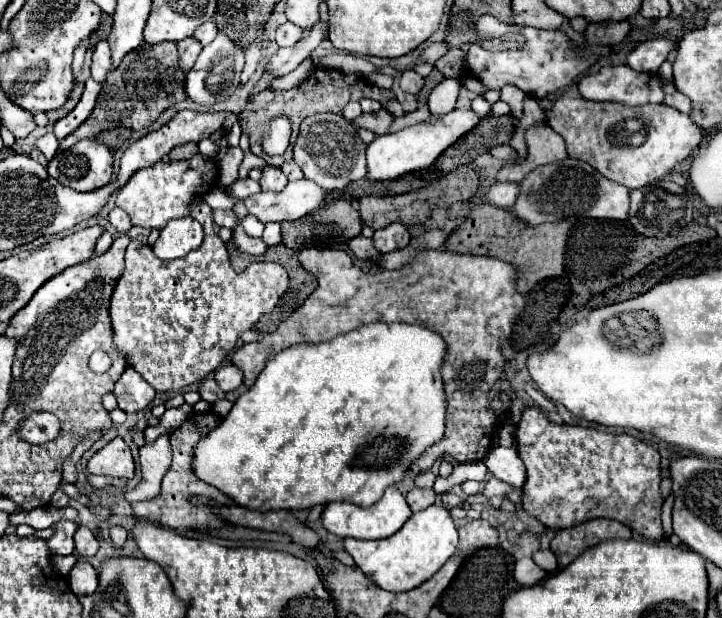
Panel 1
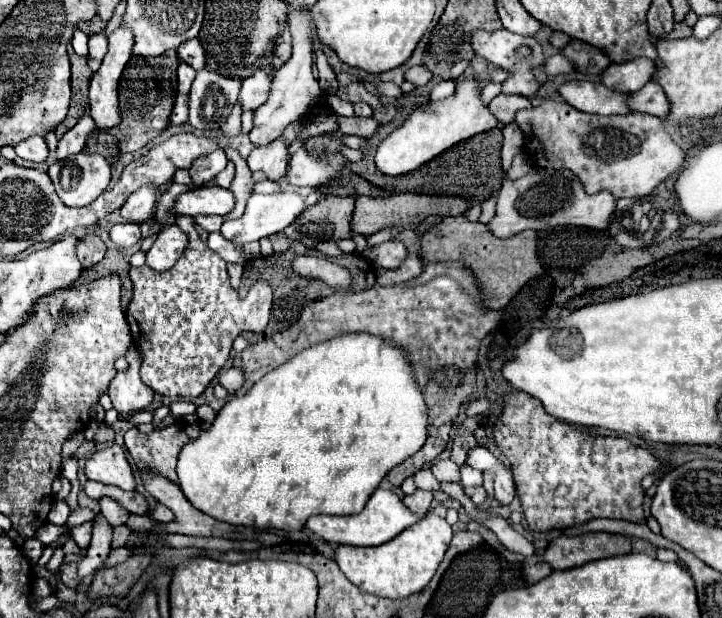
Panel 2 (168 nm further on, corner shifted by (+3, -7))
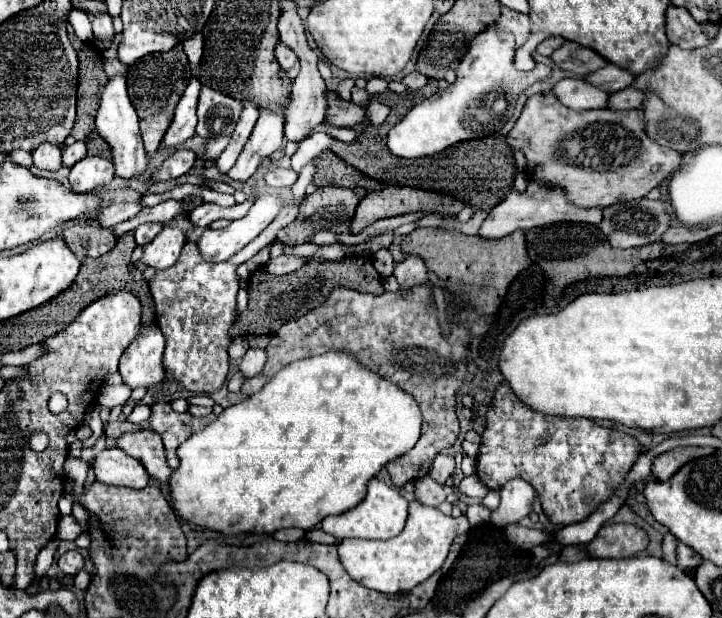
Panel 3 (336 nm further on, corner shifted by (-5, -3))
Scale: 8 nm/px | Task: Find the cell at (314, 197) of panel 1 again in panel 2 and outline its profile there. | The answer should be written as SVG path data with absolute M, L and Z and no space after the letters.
M277 192L277 194L251 194L247 200L247 210L241 218L223 222L221 234L235 242L235 244L247 244L261 238L267 238L271 234L281 232L287 228L301 212L305 210L305 200L297 192Z

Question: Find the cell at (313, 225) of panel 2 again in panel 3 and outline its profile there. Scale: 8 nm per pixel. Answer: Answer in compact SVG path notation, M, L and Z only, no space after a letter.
M335 186L317 188L299 206L299 214L297 214L295 222L291 222L283 230L279 230L277 240L281 240L287 246L299 246L299 244L305 244L321 228L325 228L329 232L337 232L337 234L349 232L349 224L351 224L351 218L355 214L355 208L357 208L357 204L361 202L361 198L365 194L367 194L367 190L363 190L363 188L355 188L355 190L351 190L351 188L335 188Z

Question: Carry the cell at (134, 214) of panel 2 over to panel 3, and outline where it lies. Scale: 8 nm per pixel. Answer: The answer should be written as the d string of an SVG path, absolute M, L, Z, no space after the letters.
M123 202L123 204L111 204L107 208L103 208L97 216L99 224L105 226L105 228L111 228L111 226L117 226L133 216L137 216L137 212L141 212L141 204L139 202Z

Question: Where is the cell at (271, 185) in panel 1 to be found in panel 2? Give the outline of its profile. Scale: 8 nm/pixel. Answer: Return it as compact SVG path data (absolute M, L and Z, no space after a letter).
M275 140L269 146L255 148L247 164L251 170L263 170L269 180L281 180L289 164L289 144L285 140Z

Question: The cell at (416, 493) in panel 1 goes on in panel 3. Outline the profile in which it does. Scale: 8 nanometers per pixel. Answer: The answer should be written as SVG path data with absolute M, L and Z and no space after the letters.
M423 476L415 482L415 500L425 506L439 506L453 492L451 486L439 484L431 476Z

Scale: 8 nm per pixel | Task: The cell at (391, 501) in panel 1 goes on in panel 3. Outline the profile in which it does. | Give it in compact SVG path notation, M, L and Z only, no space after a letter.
M373 478L369 484L367 484L367 496L363 498L363 502L343 514L337 514L337 516L327 516L323 522L321 522L321 528L335 536L337 540L343 540L343 538L379 538L379 540L387 540L387 538L395 538L403 528L405 528L405 522L407 522L407 516L409 516L409 502L397 492L397 488L393 486L387 486L385 482Z

